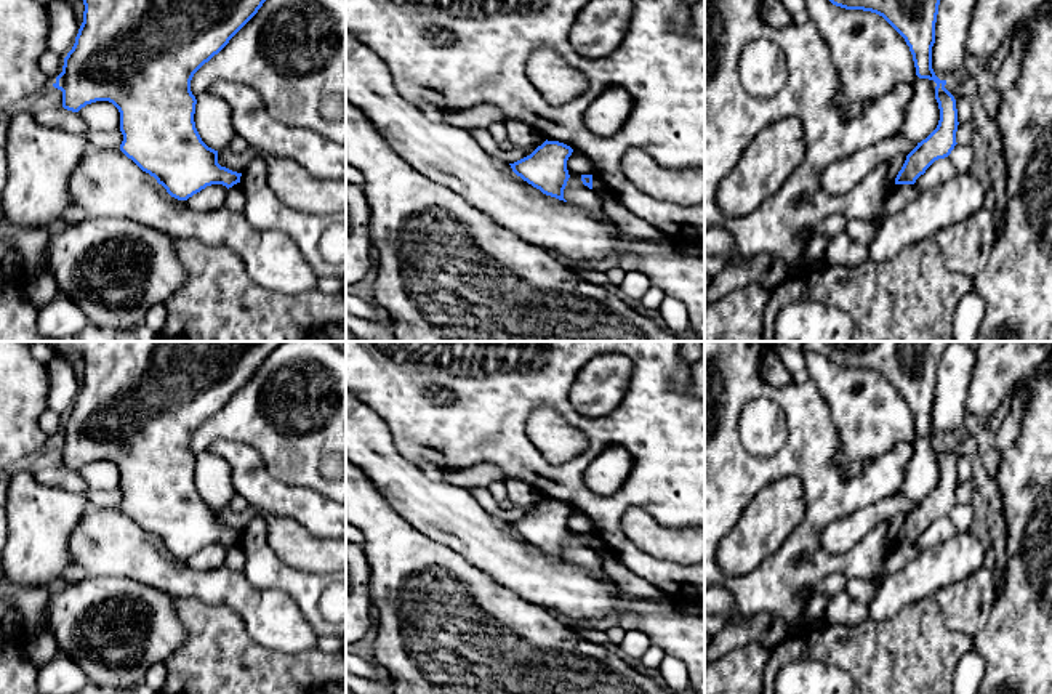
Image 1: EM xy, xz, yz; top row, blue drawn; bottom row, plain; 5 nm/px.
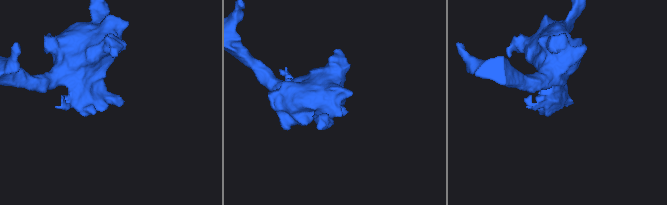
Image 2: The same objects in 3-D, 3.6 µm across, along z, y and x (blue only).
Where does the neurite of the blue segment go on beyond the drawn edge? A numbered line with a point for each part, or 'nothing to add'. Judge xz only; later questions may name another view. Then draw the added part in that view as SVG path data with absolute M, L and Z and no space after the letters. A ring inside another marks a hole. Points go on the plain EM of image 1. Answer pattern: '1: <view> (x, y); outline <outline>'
nothing to add

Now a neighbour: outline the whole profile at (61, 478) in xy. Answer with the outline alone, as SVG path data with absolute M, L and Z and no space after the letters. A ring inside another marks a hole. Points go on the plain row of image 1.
M64 466L43 468L34 474L34 478L48 487L64 489L72 494L86 494L88 486L78 471L67 470Z

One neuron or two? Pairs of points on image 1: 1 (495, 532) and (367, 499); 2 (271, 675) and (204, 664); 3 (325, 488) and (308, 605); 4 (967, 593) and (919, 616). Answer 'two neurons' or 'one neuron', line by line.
1: two neurons
2: one neuron
3: two neurons
4: two neurons

